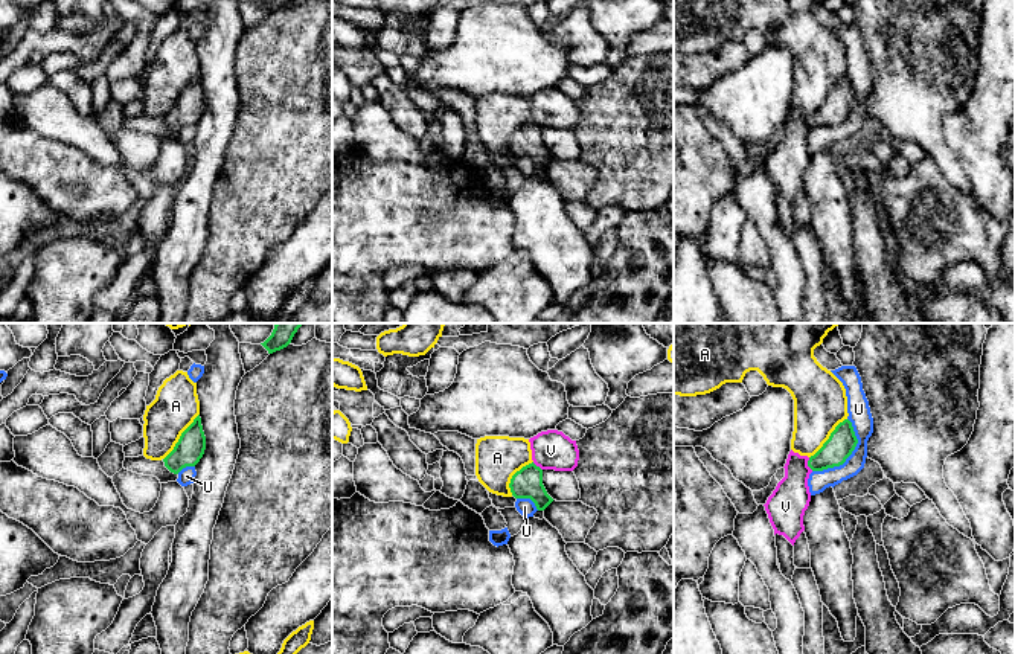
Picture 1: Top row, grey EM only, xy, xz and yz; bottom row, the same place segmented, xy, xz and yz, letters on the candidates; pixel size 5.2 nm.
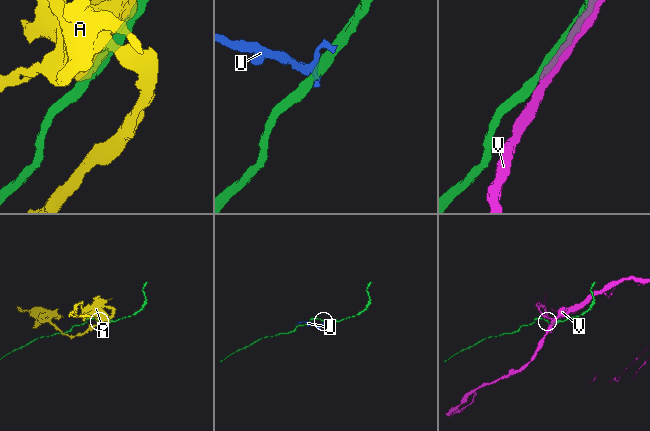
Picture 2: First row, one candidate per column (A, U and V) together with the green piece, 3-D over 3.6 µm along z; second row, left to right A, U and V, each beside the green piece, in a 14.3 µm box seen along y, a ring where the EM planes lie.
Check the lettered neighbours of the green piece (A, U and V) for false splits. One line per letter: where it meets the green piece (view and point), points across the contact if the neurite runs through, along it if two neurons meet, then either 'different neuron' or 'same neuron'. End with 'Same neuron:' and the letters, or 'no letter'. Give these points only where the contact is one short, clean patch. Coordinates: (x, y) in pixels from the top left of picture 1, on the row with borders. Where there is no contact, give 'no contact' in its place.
A: xy (180, 436) | different neuron
U: yz (849, 455) | different neuron
V: yz (808, 464) | different neuron
Same neuron: no letter

